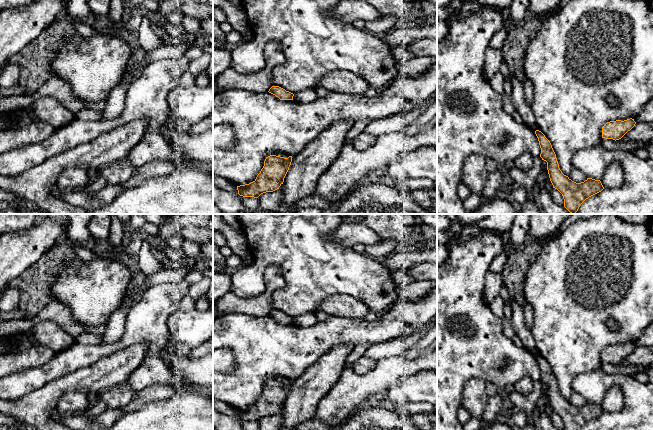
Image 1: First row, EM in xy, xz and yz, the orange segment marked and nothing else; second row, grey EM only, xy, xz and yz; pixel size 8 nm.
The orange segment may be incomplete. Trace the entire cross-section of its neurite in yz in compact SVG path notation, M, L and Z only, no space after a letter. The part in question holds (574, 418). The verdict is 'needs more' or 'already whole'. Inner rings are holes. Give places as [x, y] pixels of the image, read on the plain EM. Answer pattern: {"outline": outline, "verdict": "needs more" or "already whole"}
{"outline": "M536 354L535 358L541 372L540 381L547 386L550 405L553 412L562 418L564 430L580 430L586 423L604 413L600 404L587 402L584 406L576 407L564 399L550 365L539 354Z", "verdict": "already whole"}

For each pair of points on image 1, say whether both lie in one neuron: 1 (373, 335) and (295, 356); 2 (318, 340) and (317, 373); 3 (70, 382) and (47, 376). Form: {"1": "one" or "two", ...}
{"1": "one", "2": "two", "3": "two"}

